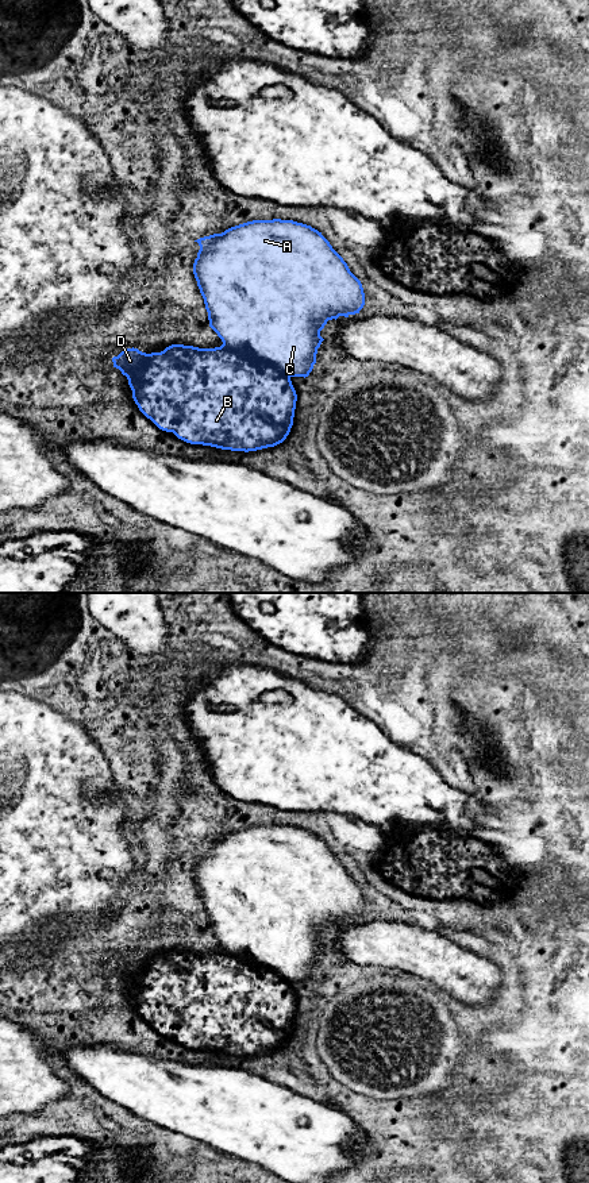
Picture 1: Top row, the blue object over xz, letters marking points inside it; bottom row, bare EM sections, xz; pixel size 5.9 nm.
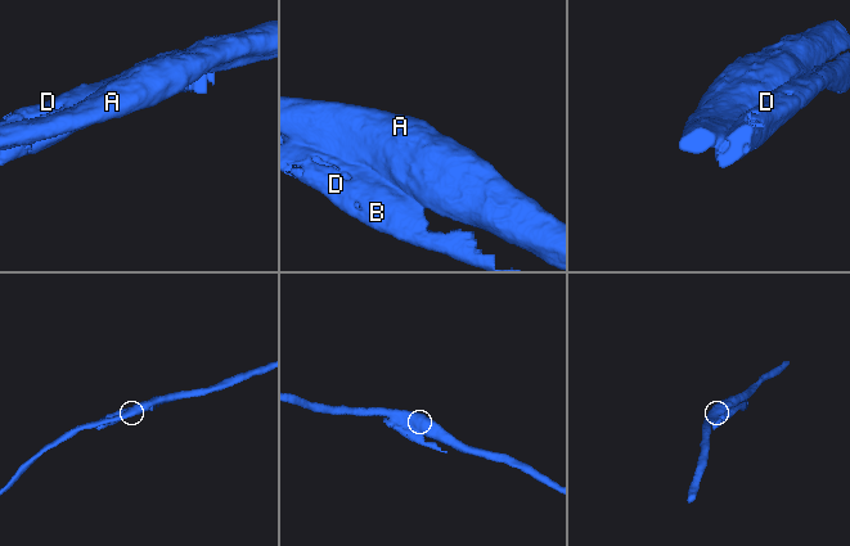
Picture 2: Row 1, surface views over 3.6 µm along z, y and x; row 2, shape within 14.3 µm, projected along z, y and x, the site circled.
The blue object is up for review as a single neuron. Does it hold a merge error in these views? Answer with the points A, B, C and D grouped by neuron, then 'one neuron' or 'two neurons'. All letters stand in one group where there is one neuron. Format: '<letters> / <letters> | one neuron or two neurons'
A C / B D | two neurons

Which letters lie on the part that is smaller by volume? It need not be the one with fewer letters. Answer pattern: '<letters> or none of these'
B, D

